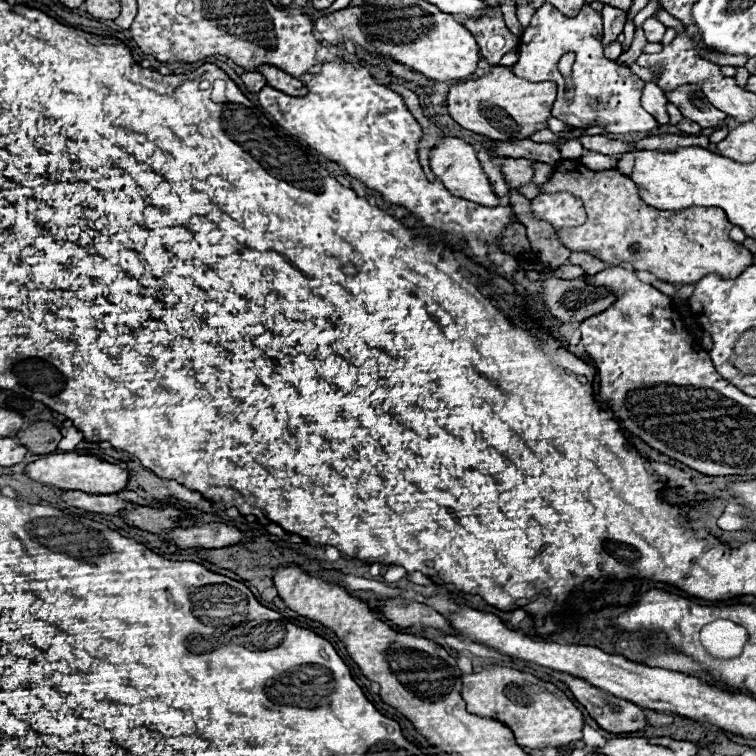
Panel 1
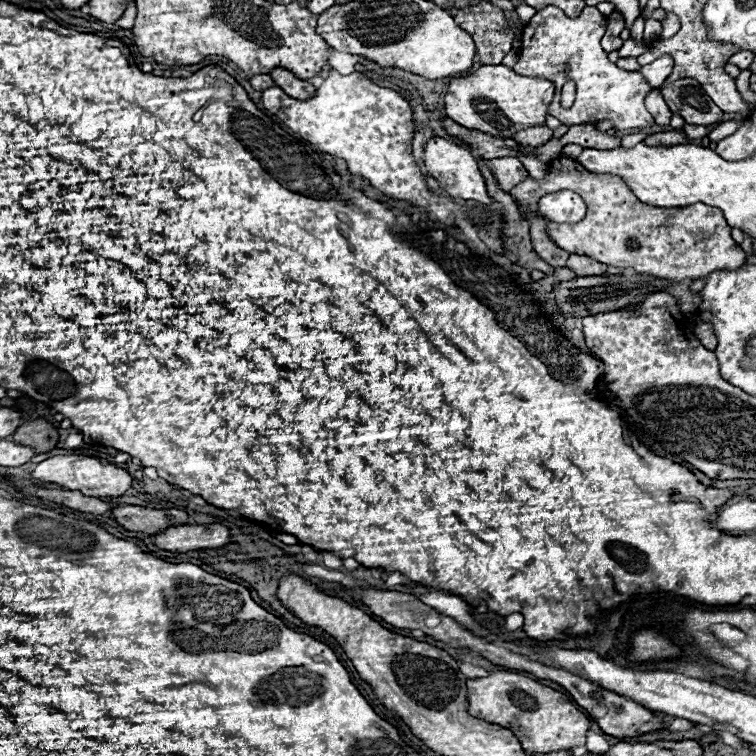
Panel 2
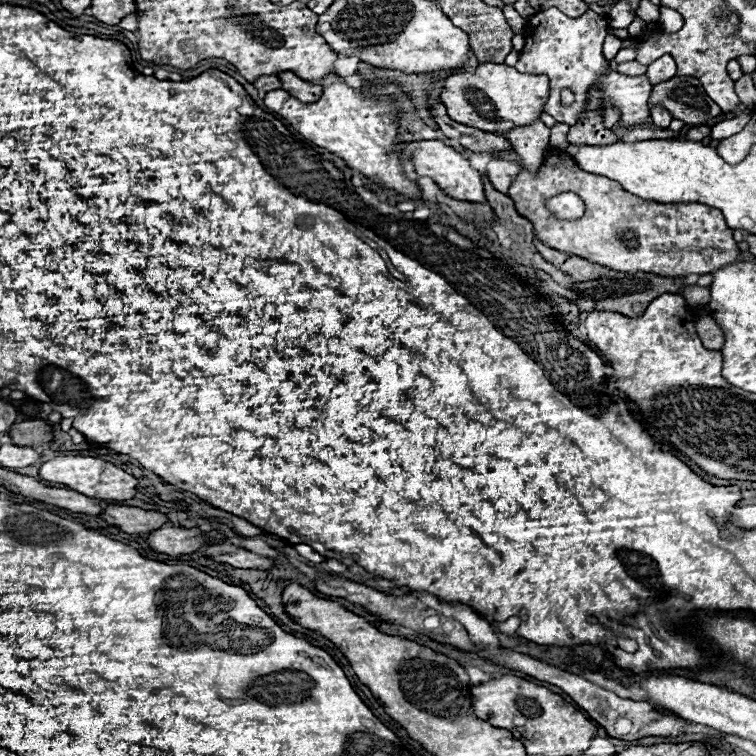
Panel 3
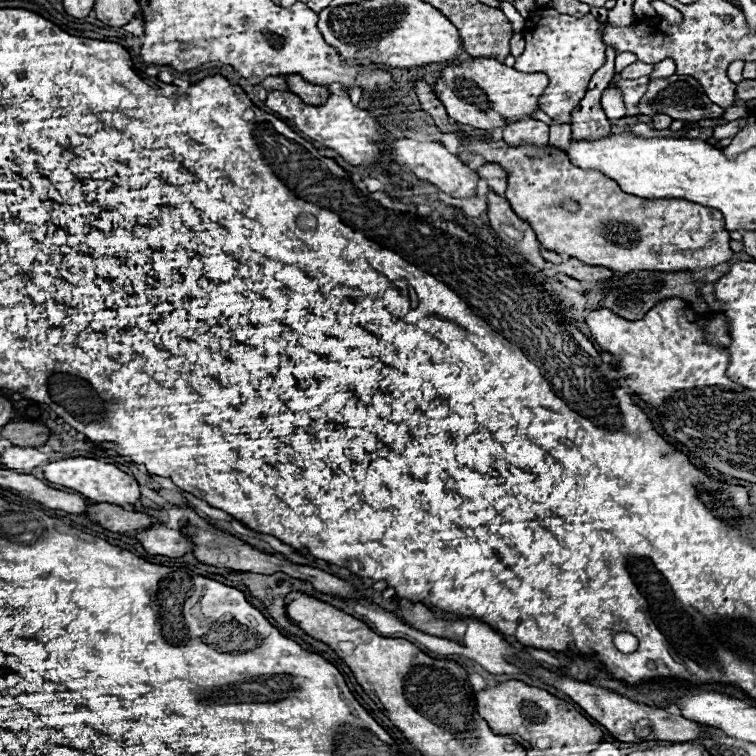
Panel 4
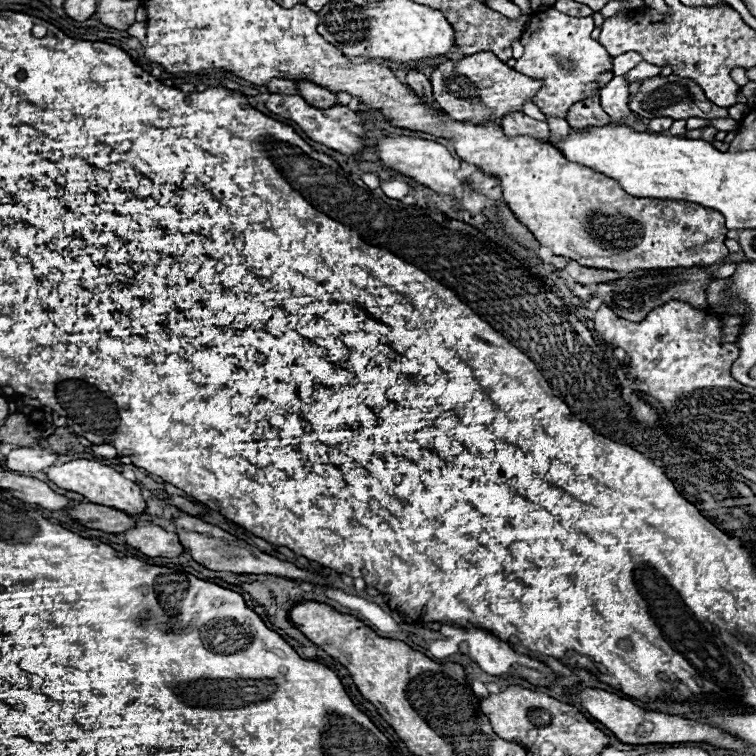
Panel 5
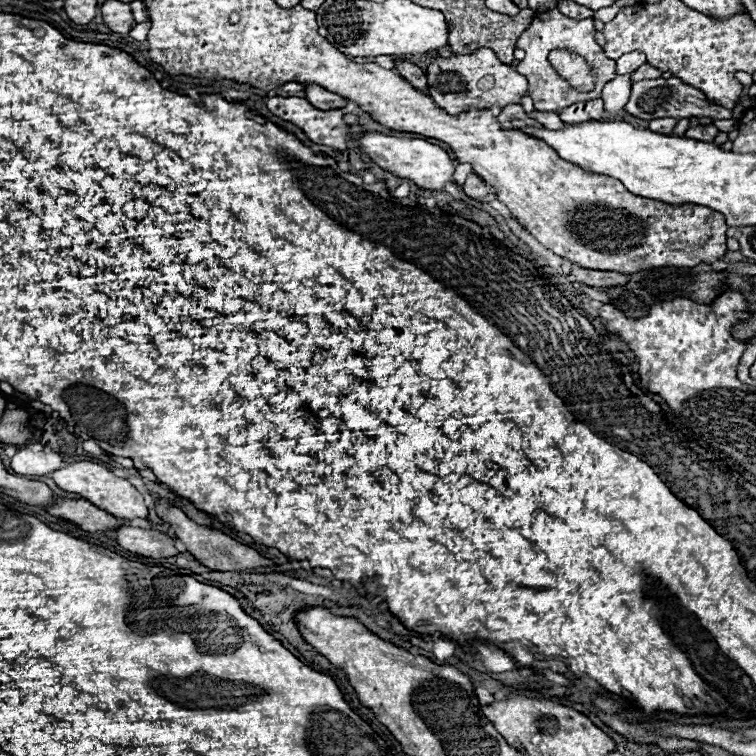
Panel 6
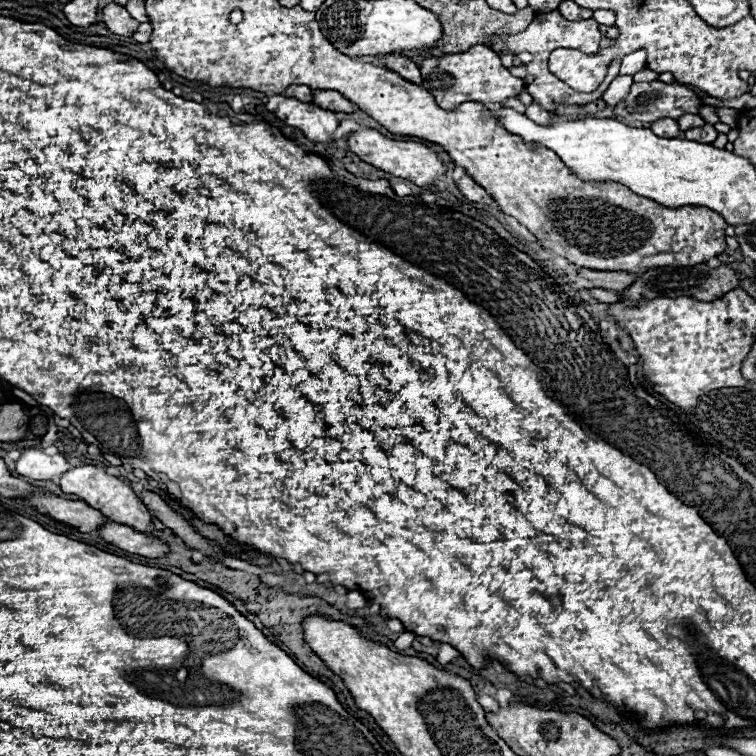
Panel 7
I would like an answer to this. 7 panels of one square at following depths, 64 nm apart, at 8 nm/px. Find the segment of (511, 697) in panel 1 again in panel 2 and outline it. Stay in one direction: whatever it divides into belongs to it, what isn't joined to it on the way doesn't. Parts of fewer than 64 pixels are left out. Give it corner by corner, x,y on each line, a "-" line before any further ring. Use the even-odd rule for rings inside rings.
494,670
486,678
468,678
468,712
486,722
510,728
526,752
558,752
586,744
590,720
562,692
528,676

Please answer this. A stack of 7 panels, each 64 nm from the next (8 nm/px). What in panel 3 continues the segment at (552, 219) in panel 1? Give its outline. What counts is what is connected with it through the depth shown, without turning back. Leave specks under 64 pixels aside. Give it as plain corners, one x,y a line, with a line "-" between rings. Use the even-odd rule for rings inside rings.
562,192
558,196
552,196
550,200
546,200
546,208
554,212
554,216
558,216
560,220
582,218
582,212
586,210
582,198
574,192

